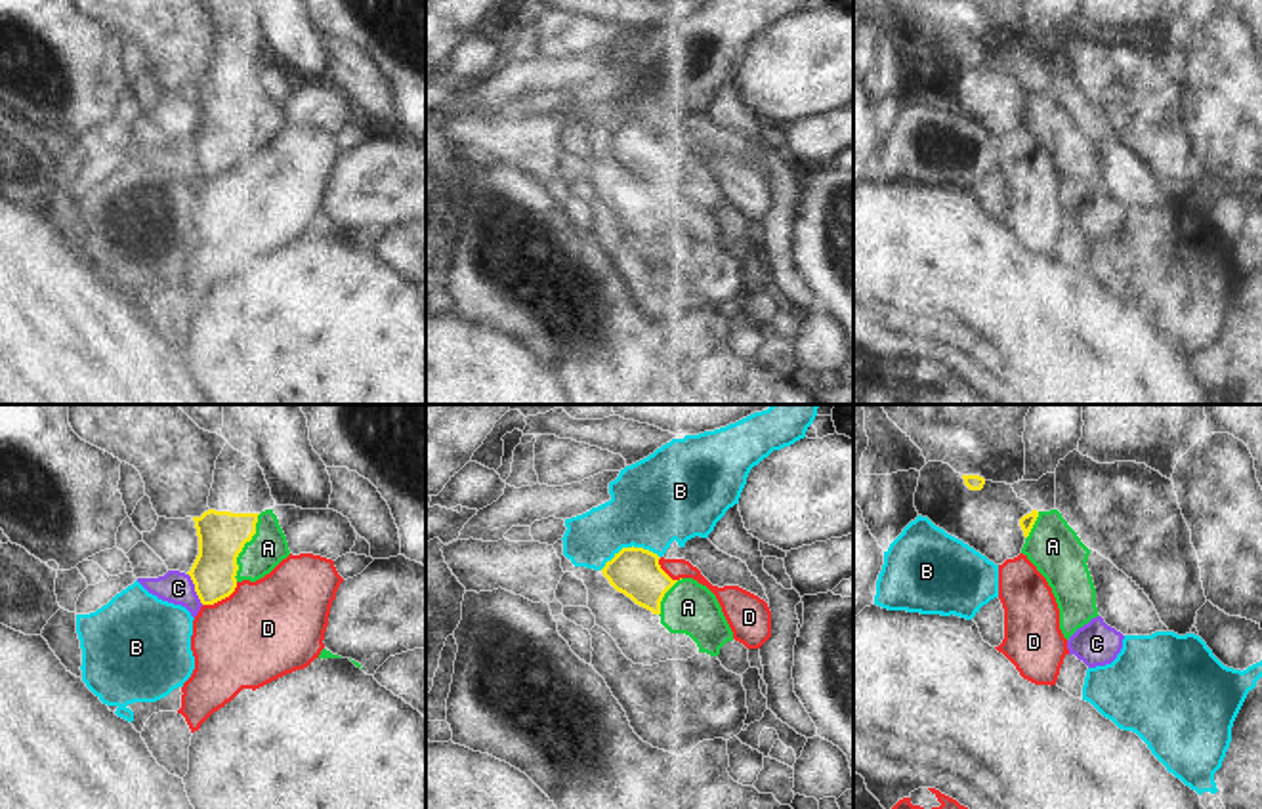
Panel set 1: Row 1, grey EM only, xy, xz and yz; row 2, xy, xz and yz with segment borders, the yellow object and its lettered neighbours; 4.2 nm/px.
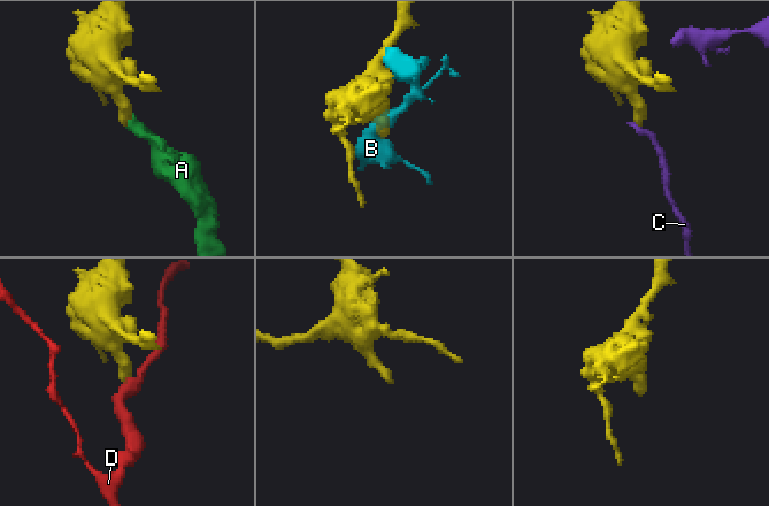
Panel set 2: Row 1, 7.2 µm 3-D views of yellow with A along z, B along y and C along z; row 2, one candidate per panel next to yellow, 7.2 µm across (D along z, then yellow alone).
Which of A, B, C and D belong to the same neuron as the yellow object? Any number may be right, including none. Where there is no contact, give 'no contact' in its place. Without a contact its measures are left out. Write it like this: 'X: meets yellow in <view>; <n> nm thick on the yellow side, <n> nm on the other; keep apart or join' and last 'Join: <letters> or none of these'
A: meets yellow in xy; 200 nm thick on the yellow side, 160 nm on the other; join
B: meets yellow in xz; 200 nm thick on the yellow side, 360 nm on the other; keep apart
C: meets yellow in xy; 200 nm thick on the yellow side, 140 nm on the other; keep apart
D: meets yellow in xy; 190 nm thick on the yellow side, 420 nm on the other; keep apart
Join: A

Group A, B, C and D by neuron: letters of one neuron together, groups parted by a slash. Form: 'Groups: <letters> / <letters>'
Groups: A / B / C / D

